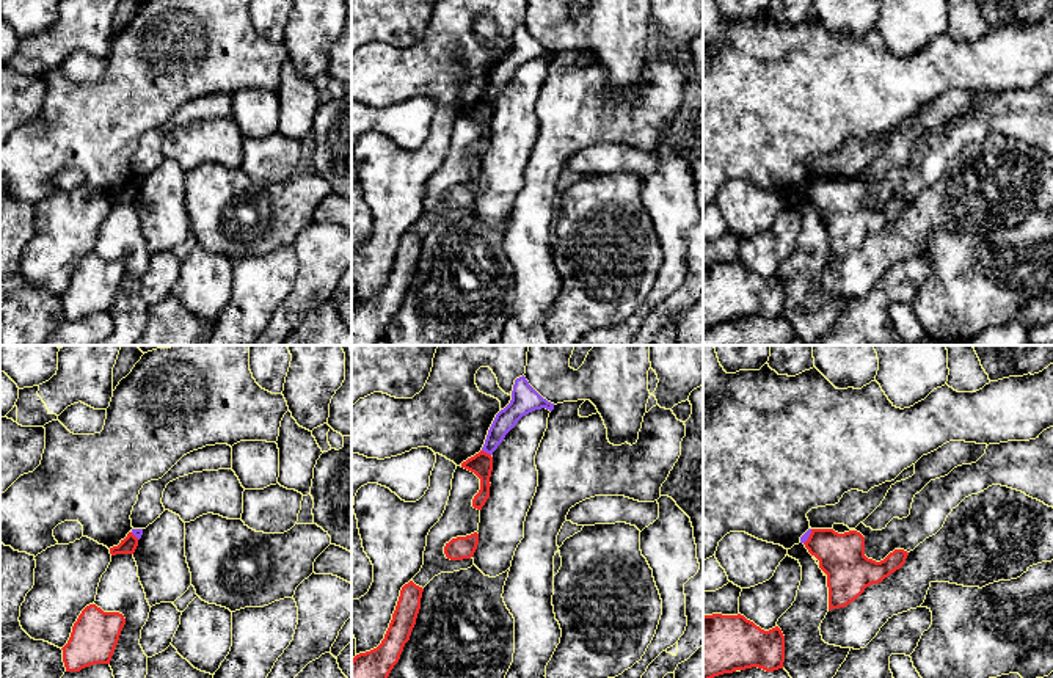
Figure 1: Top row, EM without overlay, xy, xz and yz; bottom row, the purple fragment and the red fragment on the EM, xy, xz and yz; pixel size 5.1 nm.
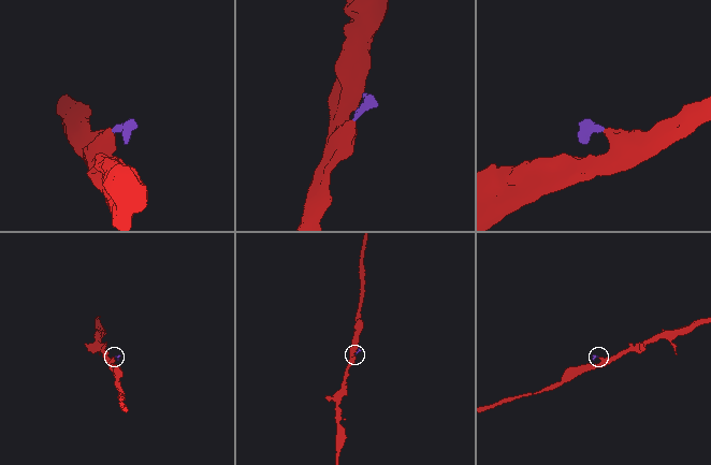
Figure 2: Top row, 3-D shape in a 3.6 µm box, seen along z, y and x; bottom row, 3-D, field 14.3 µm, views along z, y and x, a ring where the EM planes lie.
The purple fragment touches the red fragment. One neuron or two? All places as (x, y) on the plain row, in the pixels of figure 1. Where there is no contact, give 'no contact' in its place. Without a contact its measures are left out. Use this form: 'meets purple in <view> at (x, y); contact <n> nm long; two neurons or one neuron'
meets purple in xz at (487, 101); contact 60 nm long; two neurons

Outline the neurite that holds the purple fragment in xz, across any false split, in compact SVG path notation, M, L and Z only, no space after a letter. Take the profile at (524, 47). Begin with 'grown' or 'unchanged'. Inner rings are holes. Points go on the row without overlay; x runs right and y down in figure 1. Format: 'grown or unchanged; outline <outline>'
unchanged; outline M519 25L515 28L513 39L512 39L512 49L510 52L501 58L485 88L485 93L482 96L483 100L493 104L493 100L497 97L497 94L504 89L505 83L516 74L516 71L535 60L546 56L549 60L554 58L554 52L543 47L526 28L526 25Z

